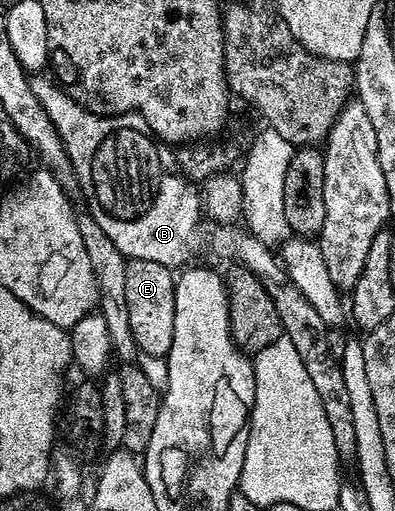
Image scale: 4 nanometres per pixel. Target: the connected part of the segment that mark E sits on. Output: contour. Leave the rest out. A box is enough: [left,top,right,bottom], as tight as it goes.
[125,259,175,360]

